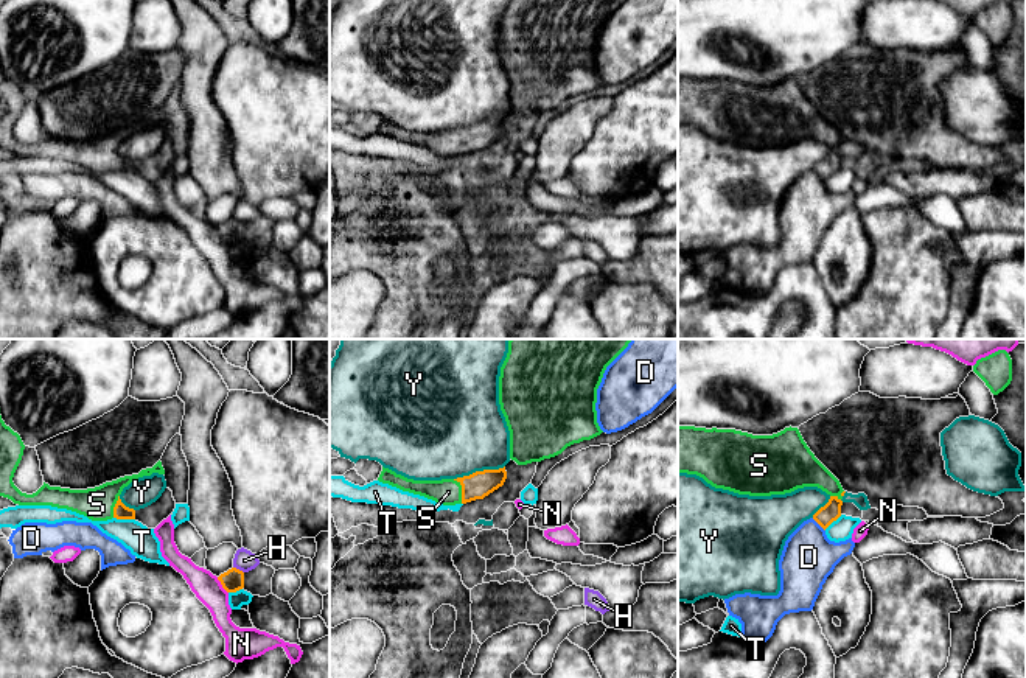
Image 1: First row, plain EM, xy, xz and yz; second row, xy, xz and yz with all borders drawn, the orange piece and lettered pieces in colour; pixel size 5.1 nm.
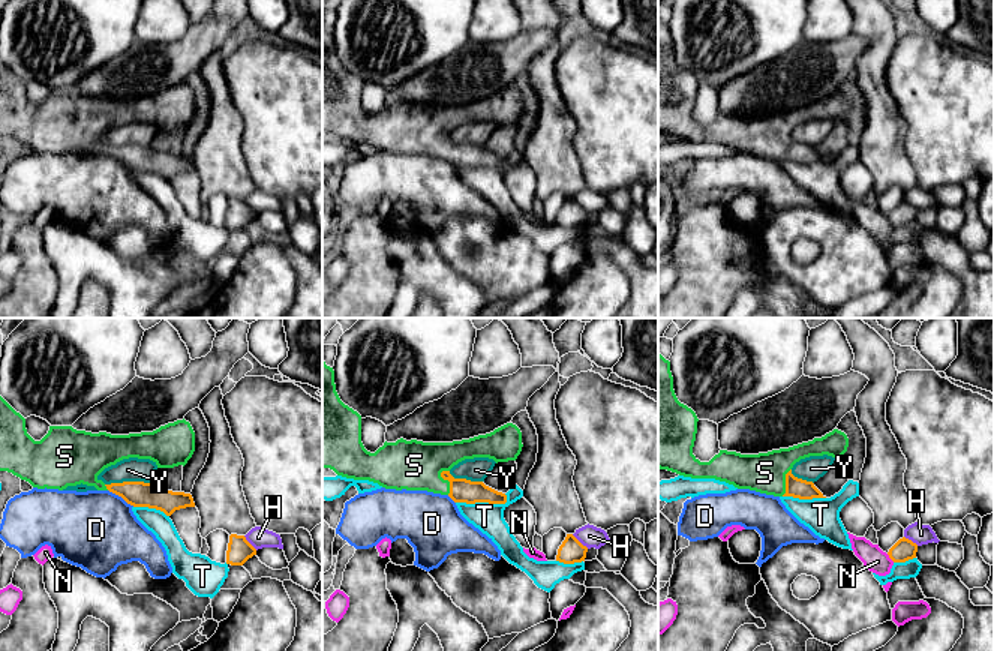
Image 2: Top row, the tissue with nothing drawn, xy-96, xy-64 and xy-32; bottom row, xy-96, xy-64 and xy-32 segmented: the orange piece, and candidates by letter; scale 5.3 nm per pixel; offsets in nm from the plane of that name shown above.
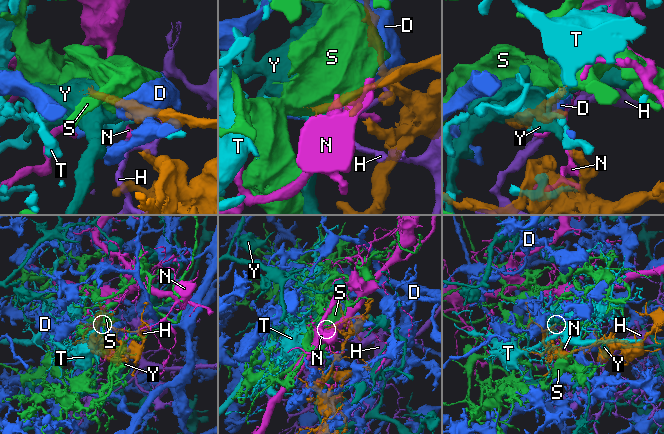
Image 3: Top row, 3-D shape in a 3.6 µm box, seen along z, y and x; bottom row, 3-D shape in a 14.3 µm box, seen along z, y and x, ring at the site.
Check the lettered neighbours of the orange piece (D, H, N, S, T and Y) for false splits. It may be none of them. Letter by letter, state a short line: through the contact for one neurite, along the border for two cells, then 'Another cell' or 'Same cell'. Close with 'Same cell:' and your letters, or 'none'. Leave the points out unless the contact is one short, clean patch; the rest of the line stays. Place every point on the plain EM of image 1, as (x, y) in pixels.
D: Another cell
H: Another cell
N: Line: xy (216, 229), (227, 244). Another cell
S: Same cell
T: Another cell
Y: Another cell
Same cell: S

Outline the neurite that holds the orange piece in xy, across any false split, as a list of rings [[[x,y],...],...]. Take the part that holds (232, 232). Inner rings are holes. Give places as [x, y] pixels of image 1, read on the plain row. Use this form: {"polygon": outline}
{"polygon": [[[232,219],[218,229],[227,244],[236,244],[244,239],[244,224]]]}

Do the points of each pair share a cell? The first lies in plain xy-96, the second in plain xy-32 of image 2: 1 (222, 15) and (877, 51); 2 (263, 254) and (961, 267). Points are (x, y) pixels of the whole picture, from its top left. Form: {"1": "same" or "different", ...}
{"1": "different", "2": "different"}

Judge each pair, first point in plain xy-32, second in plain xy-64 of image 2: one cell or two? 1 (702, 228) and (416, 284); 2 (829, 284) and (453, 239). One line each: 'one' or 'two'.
1: two
2: one

